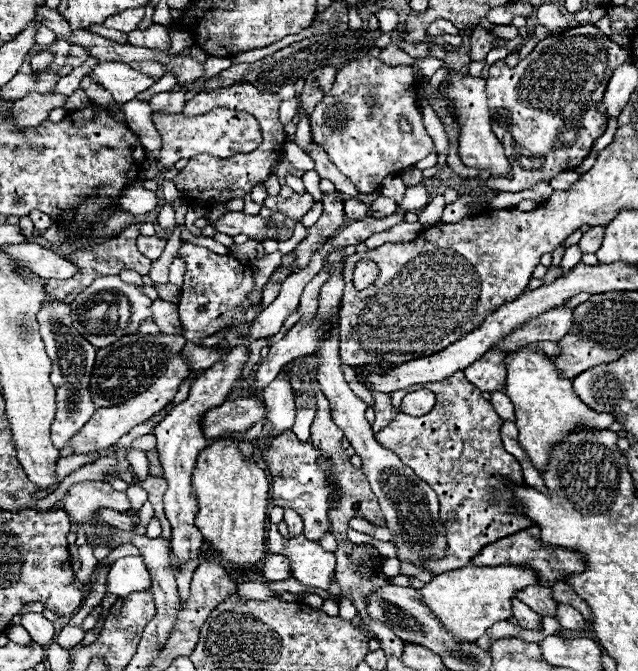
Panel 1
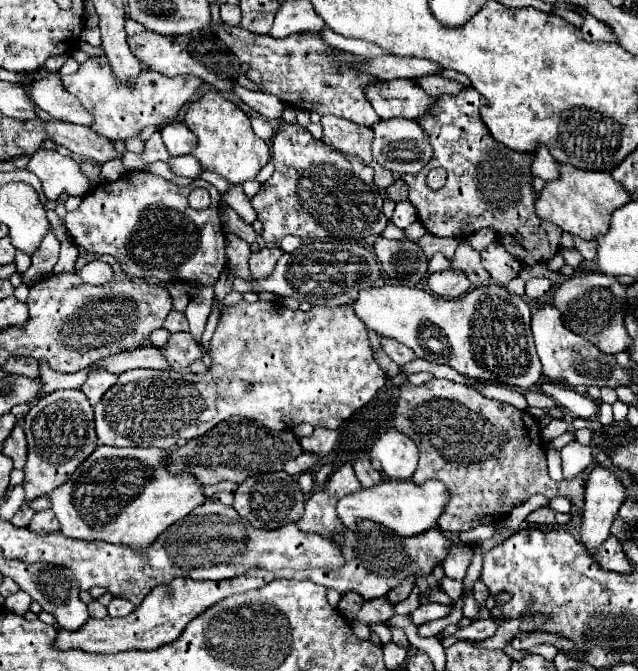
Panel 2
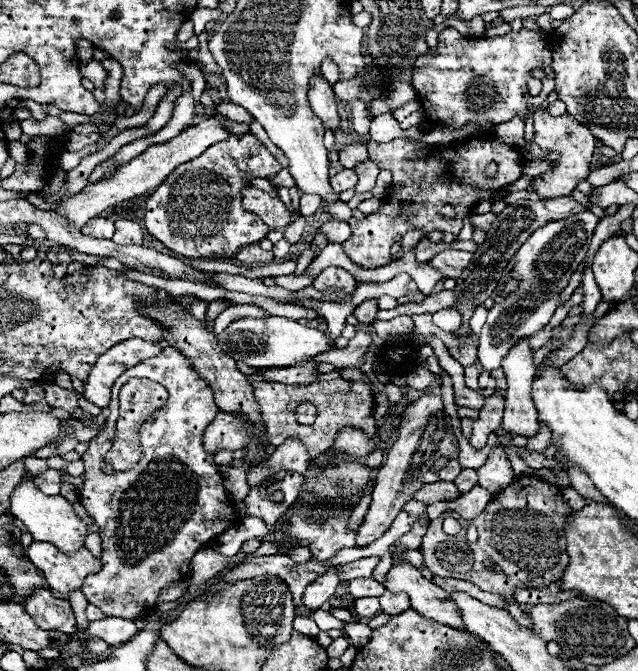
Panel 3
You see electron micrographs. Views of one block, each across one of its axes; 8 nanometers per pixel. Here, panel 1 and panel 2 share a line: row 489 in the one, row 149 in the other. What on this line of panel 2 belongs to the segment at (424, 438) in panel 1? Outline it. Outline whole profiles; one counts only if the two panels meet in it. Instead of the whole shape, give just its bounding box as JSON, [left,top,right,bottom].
[402,88,562,266]

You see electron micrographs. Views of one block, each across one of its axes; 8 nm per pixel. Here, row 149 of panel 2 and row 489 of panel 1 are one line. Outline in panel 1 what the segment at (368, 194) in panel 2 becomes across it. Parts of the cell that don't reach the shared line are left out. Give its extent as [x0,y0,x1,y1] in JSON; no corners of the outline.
[262,430,334,540]

